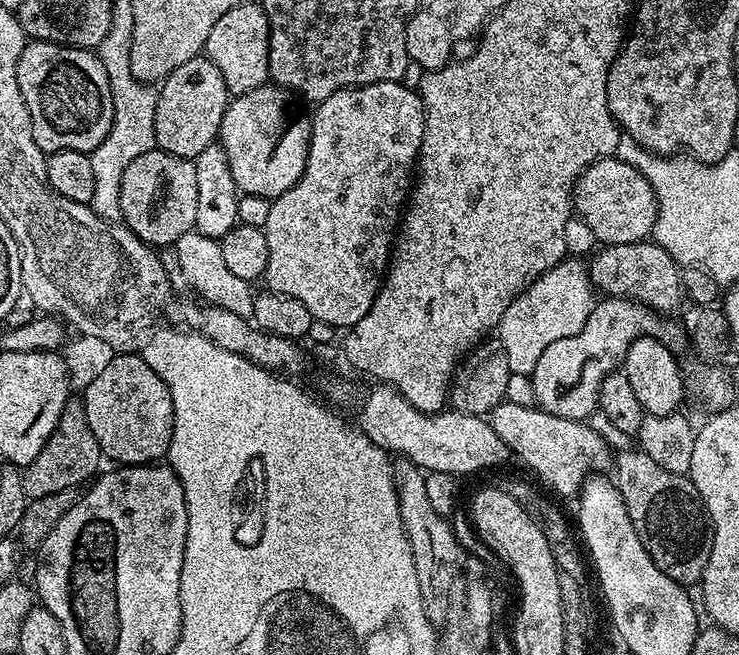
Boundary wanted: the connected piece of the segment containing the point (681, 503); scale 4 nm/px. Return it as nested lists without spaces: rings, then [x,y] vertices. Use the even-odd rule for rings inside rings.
[[[639,450],[620,452],[617,456],[615,453],[614,468],[615,464],[616,489],[626,506],[626,514],[630,514],[630,522],[634,522],[634,534],[638,534],[638,542],[646,546],[646,554],[650,554],[654,566],[674,582],[699,585],[706,562],[710,562],[712,519],[692,479],[662,470],[650,454]]]

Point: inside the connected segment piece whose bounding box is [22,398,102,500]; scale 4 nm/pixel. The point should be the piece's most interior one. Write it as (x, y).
(71, 455)

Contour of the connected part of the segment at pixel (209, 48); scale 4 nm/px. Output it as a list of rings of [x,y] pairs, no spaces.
[[[245,2],[242,6],[234,6],[234,10],[226,10],[226,14],[214,22],[214,30],[210,30],[210,38],[204,43],[203,55],[218,66],[222,82],[226,82],[233,97],[269,83],[268,19],[263,7],[259,3]]]

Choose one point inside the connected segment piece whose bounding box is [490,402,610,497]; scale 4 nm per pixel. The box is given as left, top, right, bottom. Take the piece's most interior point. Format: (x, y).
(557, 449)

